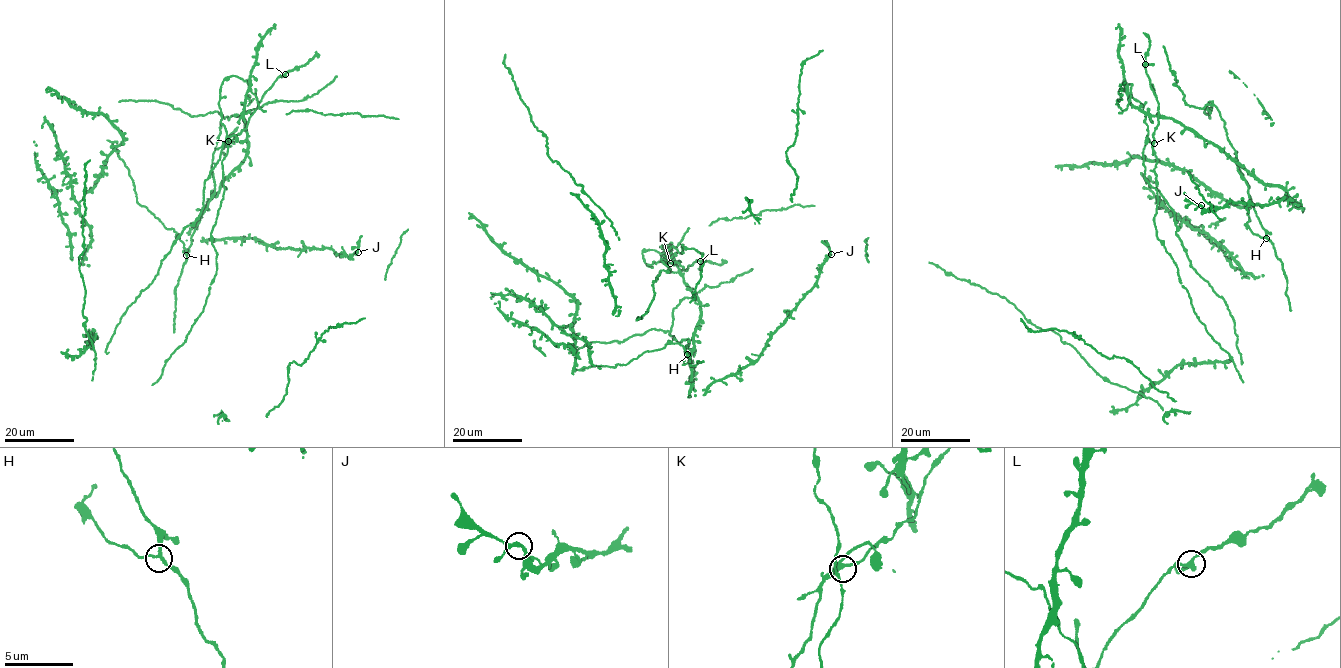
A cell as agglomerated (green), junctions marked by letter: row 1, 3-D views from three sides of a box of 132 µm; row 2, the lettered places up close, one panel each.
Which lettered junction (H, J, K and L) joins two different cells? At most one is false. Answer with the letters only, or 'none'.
none

